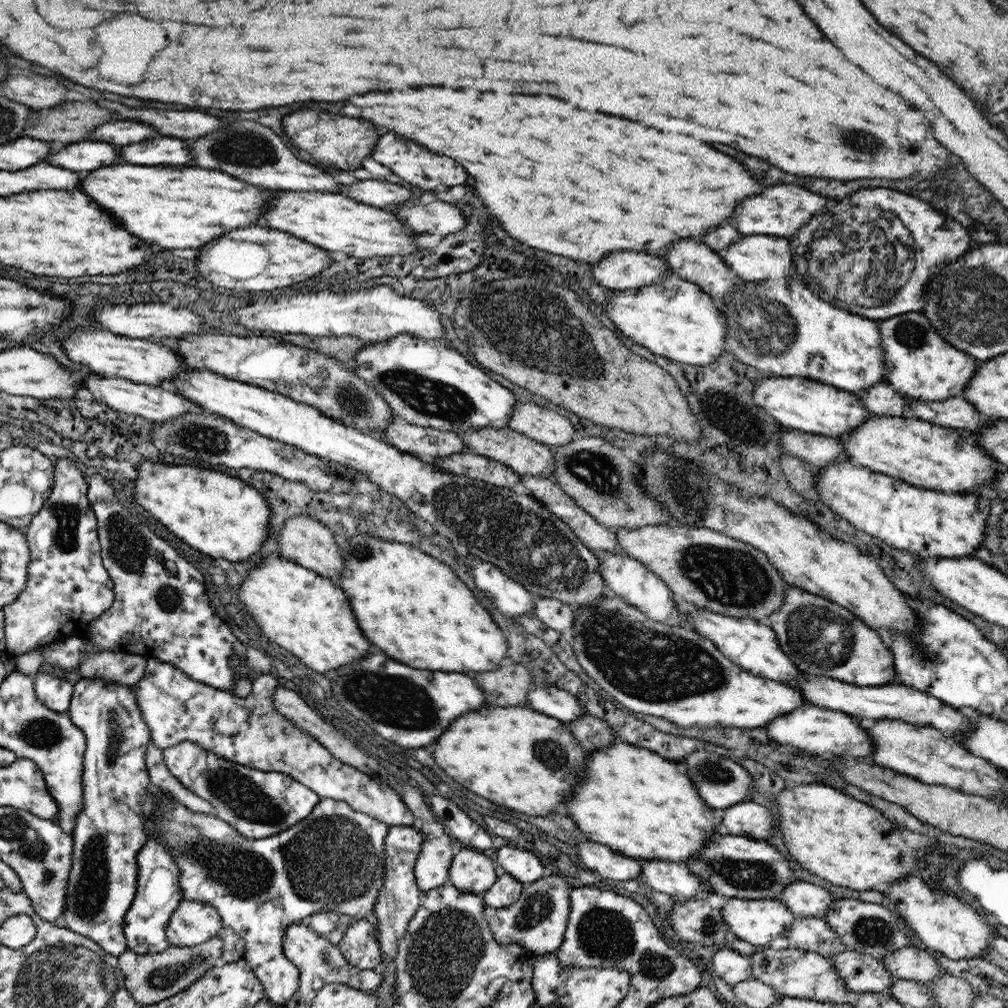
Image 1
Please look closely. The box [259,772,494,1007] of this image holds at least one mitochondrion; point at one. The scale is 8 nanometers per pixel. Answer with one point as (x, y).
(440, 954)

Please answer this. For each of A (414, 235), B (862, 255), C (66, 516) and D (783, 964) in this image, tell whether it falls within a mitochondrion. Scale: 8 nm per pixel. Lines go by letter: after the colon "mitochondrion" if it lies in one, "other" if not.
A: other
B: mitochondrion
C: mitochondrion
D: mitochondrion

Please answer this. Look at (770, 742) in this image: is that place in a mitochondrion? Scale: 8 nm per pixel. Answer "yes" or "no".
no

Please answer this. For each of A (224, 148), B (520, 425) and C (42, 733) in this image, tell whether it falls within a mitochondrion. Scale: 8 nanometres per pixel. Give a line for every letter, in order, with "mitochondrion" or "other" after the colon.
A: mitochondrion
B: other
C: mitochondrion

